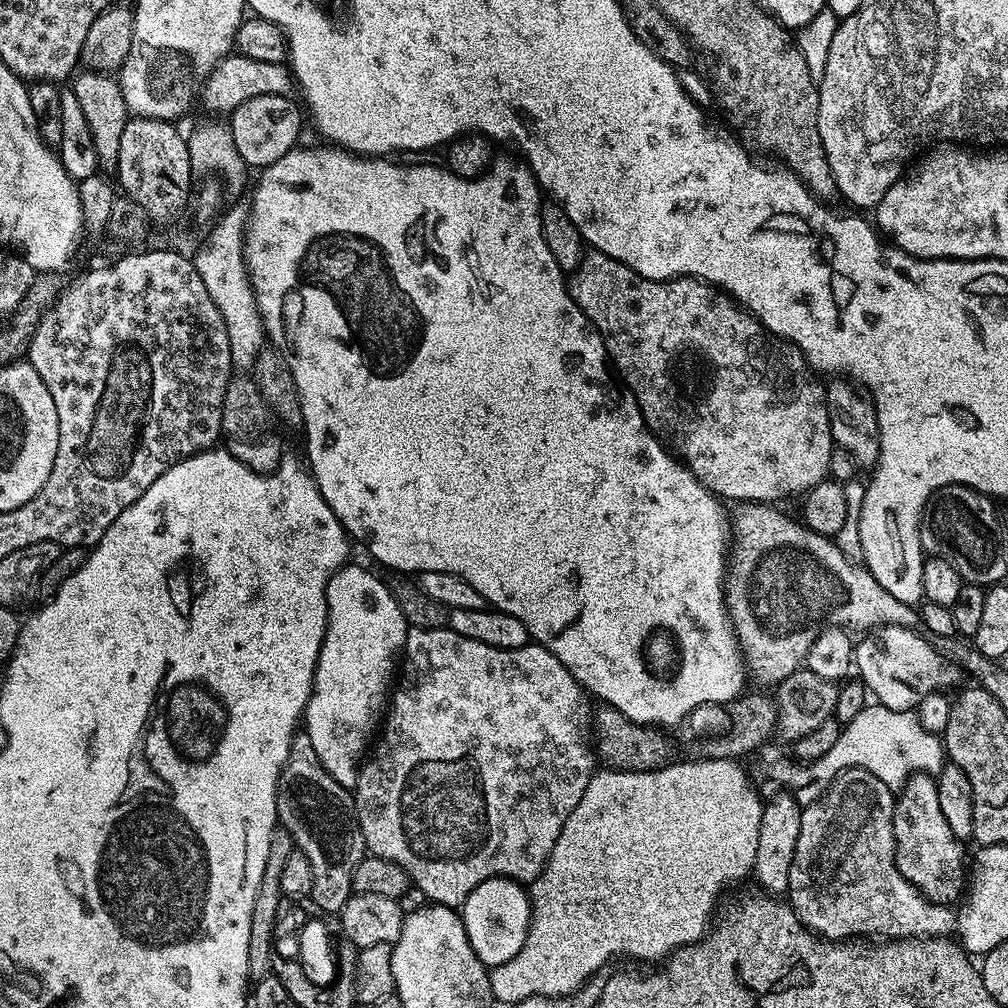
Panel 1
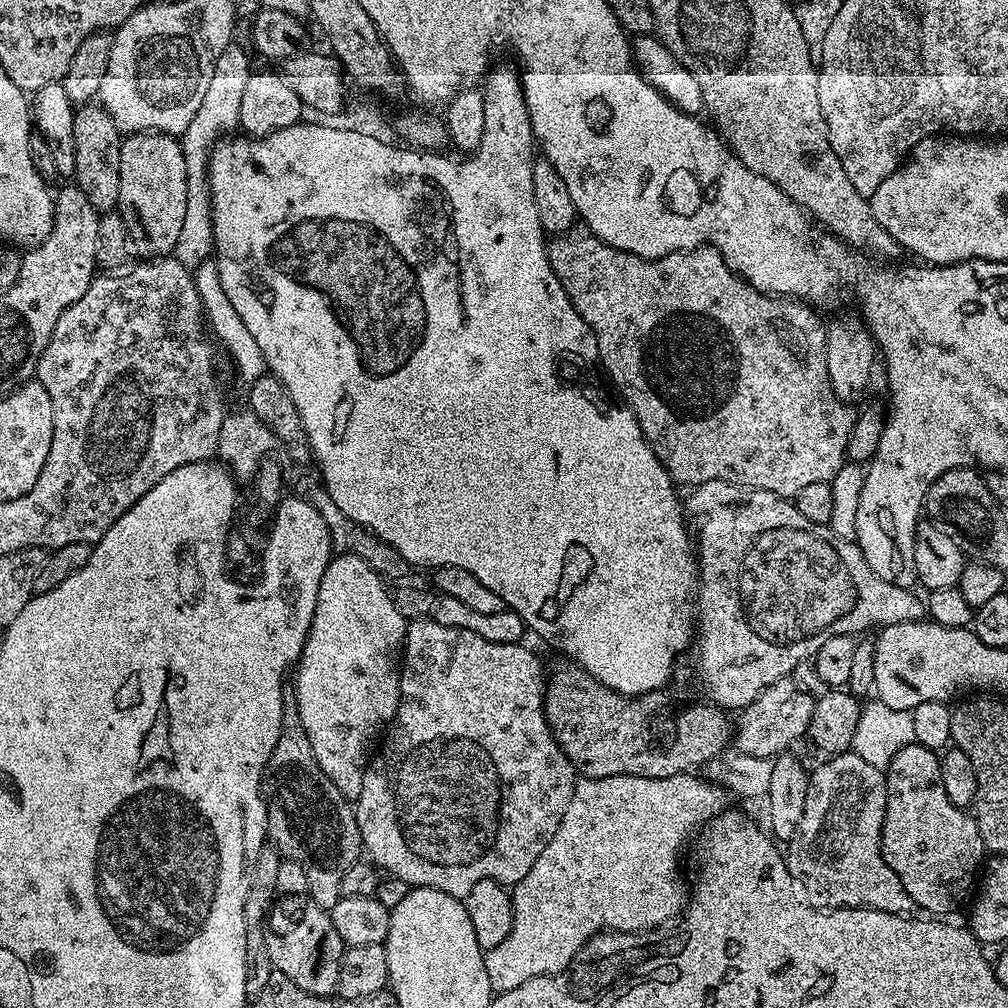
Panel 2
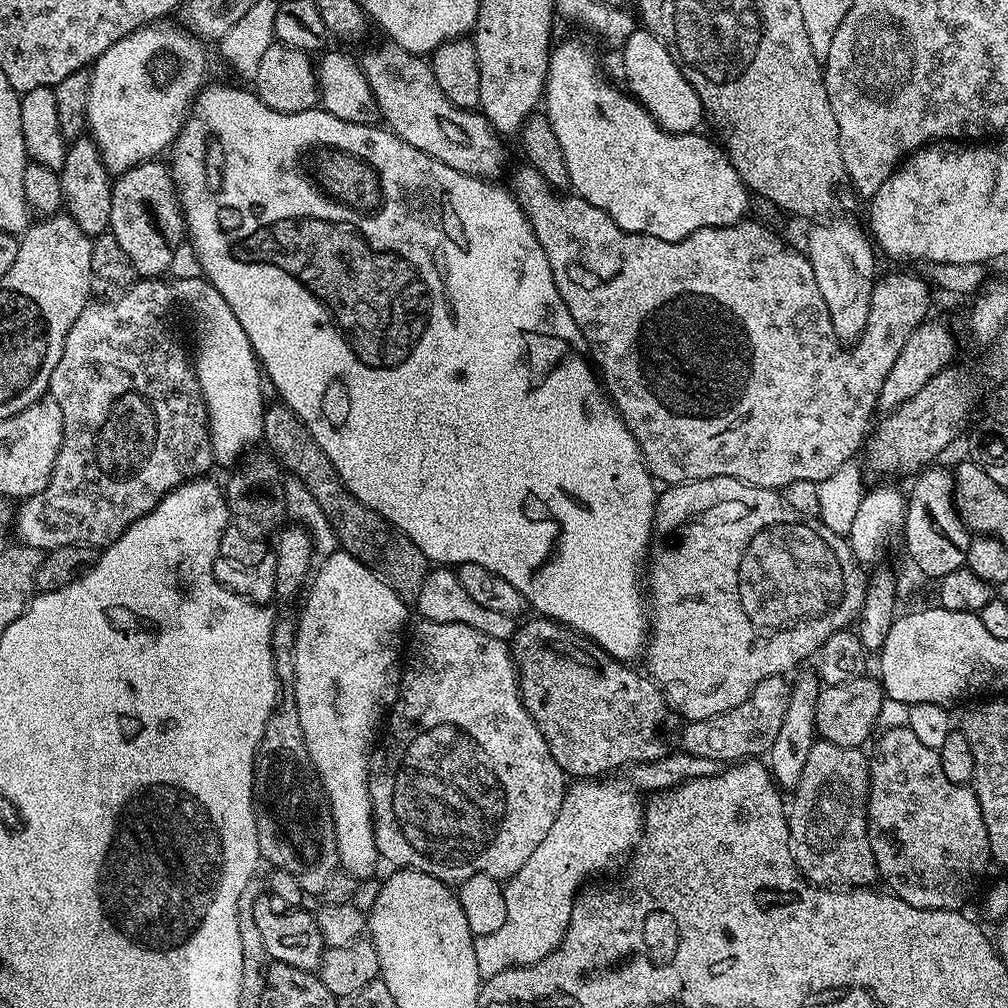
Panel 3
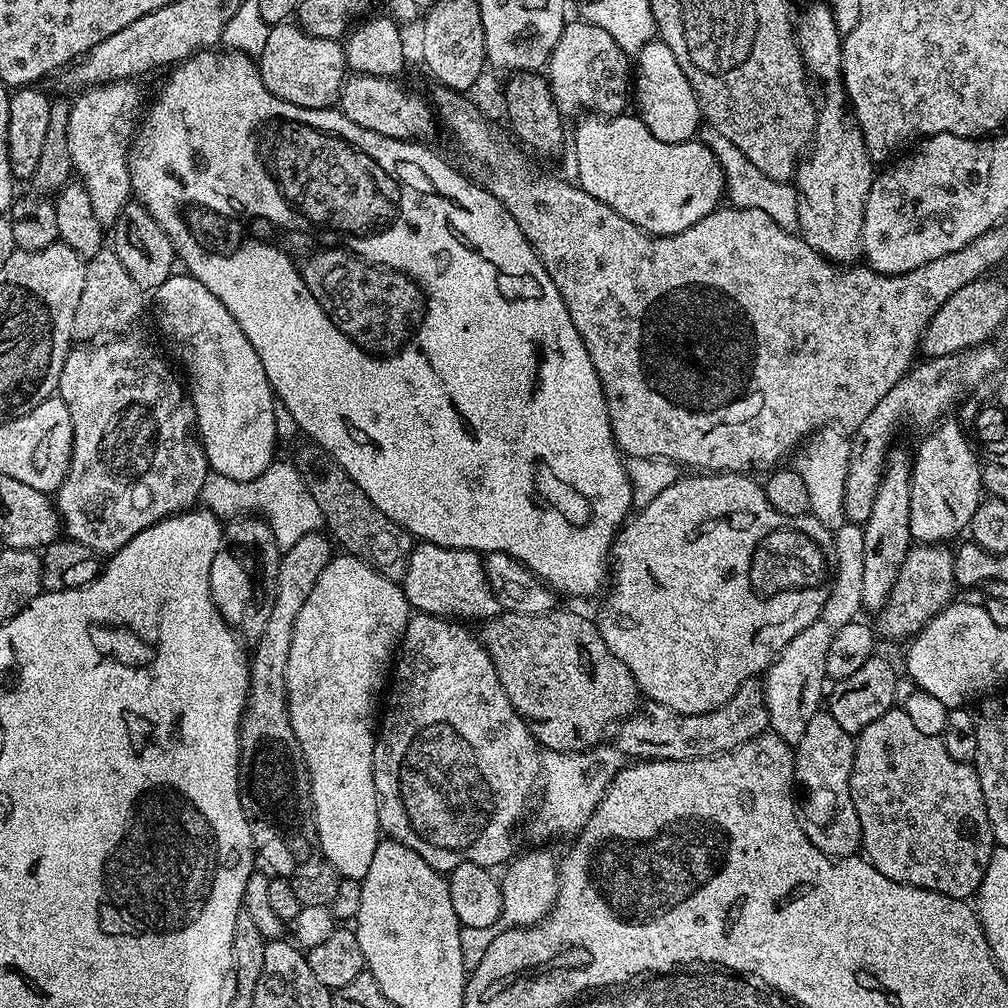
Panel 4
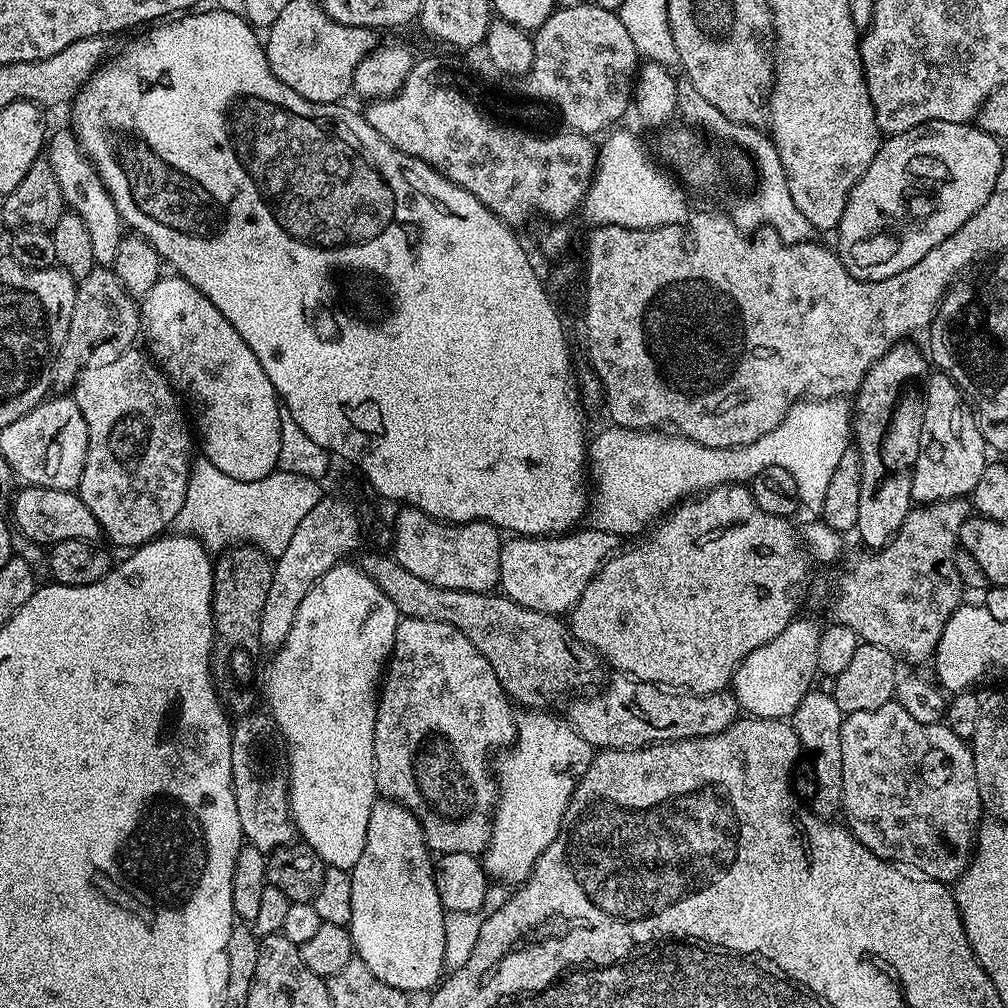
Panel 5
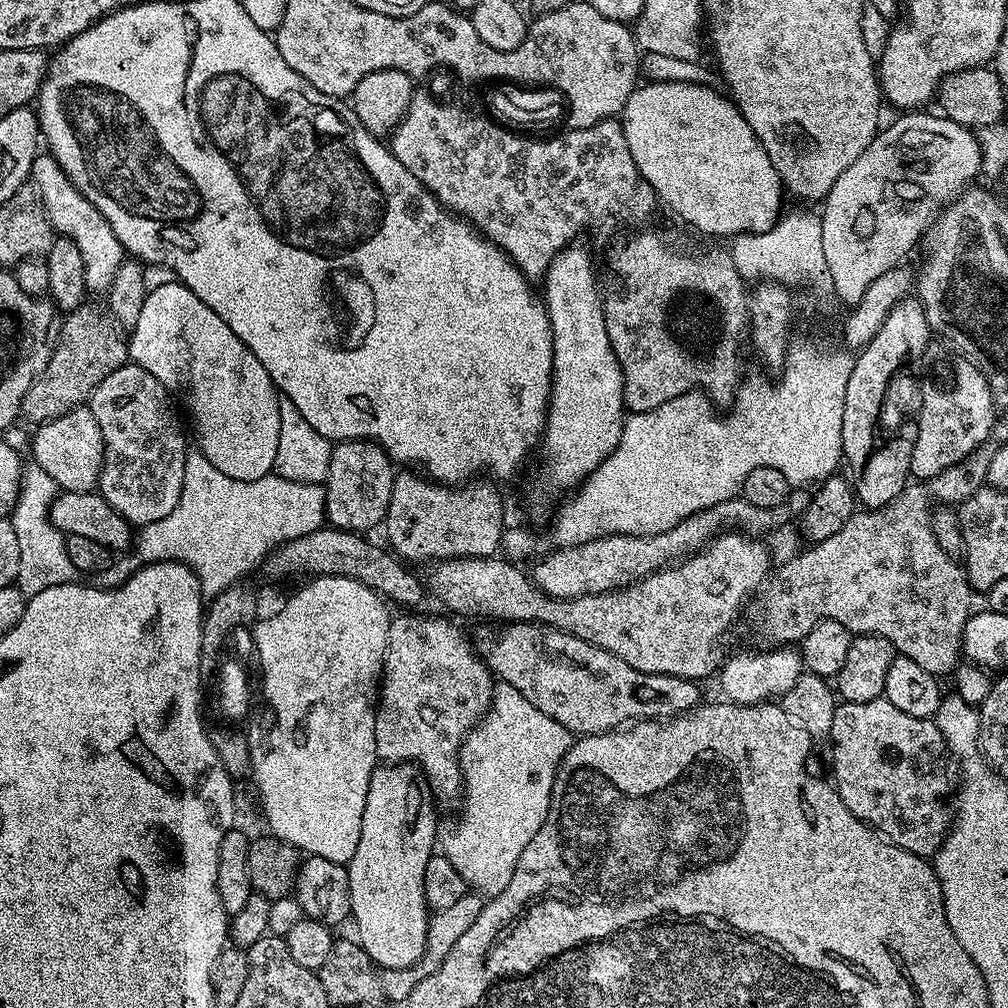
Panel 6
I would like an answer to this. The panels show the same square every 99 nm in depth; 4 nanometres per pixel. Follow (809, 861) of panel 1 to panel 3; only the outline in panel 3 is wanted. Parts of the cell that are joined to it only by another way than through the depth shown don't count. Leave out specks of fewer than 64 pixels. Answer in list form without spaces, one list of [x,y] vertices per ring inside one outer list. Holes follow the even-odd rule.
[[[817,739],[810,746],[810,755],[806,758],[806,766],[802,766],[802,778],[798,786],[791,793],[790,807],[787,809],[788,818],[788,840],[792,844],[792,859],[796,861],[796,867],[813,885],[816,886],[872,886],[875,880],[878,880],[876,871],[876,859],[874,850],[870,846],[868,837],[868,765],[869,757],[859,748],[850,746],[838,746],[829,740]]]

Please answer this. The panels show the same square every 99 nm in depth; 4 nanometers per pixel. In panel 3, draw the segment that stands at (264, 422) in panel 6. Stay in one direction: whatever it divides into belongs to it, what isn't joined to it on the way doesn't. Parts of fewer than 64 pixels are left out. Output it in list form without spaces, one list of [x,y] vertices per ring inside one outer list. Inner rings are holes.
[[[203,275],[185,280],[177,279],[174,284],[174,296],[179,307],[181,304],[192,315],[192,336],[196,339],[194,367],[208,415],[208,433],[212,443],[213,461],[217,465],[235,465],[249,449],[261,443],[264,434],[262,422],[266,399],[264,400],[264,392],[260,389],[260,380],[262,384],[260,362],[250,346],[250,338],[246,338],[246,330],[242,330],[242,322],[234,318],[234,310],[230,310],[226,298],[222,298],[222,294],[218,294],[215,286]]]

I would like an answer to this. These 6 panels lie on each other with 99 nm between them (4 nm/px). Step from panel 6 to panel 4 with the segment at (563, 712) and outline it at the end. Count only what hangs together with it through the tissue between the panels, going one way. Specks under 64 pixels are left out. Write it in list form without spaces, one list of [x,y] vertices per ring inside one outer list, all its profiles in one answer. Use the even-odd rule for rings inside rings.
[[[756,678],[746,681],[734,694],[734,698],[706,714],[683,716],[666,706],[654,703],[649,703],[647,707],[645,712],[637,711],[619,725],[620,733],[614,744],[625,757],[699,760],[701,756],[718,756],[722,752],[731,752],[770,728],[762,684]]]

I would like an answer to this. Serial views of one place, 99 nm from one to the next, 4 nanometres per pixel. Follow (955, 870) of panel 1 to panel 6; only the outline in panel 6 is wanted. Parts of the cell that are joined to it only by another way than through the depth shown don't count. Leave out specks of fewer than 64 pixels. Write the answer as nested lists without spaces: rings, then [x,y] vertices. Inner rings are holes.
[[[883,698],[870,702],[840,702],[834,710],[834,722],[827,739],[832,743],[834,787],[853,817],[910,854],[935,857],[954,819],[950,807],[954,784],[948,781],[950,753],[935,719],[905,714]]]

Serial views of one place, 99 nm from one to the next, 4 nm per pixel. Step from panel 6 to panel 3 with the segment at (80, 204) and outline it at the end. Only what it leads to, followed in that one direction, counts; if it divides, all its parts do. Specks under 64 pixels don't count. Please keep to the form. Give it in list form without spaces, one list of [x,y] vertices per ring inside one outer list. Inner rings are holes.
[[[153,22],[126,34],[110,50],[99,56],[90,68],[90,98],[86,102],[86,128],[98,146],[100,157],[109,173],[119,174],[136,164],[159,157],[160,151],[171,149],[173,140],[184,127],[184,118],[192,101],[205,87],[204,75],[208,72],[208,56],[204,53],[205,41],[193,36],[179,23]]]

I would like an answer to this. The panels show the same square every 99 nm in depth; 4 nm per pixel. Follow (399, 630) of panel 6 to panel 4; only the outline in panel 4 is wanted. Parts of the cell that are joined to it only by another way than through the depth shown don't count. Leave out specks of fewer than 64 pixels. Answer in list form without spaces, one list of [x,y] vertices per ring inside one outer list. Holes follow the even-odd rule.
[[[416,614],[411,617],[404,631],[398,655],[394,660],[394,671],[390,676],[390,691],[386,696],[386,707],[378,724],[378,735],[372,755],[372,777],[376,800],[380,803],[380,827],[389,837],[399,840],[410,850],[414,850],[431,868],[441,874],[451,873],[460,864],[477,864],[483,868],[495,869],[495,864],[503,865],[513,859],[512,831],[516,823],[524,816],[528,808],[528,799],[532,796],[532,787],[537,787],[542,776],[542,752],[538,741],[528,728],[528,722],[514,710],[510,698],[506,698],[506,690],[502,690],[502,682],[498,682],[498,674],[494,670],[494,662],[483,644],[475,635],[467,632],[465,625],[453,622],[440,616]]]

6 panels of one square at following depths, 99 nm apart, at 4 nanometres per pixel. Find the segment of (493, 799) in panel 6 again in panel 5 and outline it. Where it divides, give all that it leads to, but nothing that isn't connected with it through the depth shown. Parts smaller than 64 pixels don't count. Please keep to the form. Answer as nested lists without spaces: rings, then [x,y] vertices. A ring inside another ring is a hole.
[[[548,710],[521,711],[516,721],[516,743],[494,764],[498,799],[492,817],[492,839],[482,853],[482,863],[489,877],[505,886],[519,886],[527,880],[532,872],[534,848],[539,853],[546,850],[550,842],[554,842],[561,826],[564,825],[564,815],[576,789],[576,782],[592,765],[594,749],[572,729],[567,719],[560,717],[559,720],[558,717],[551,716],[552,714]]]

